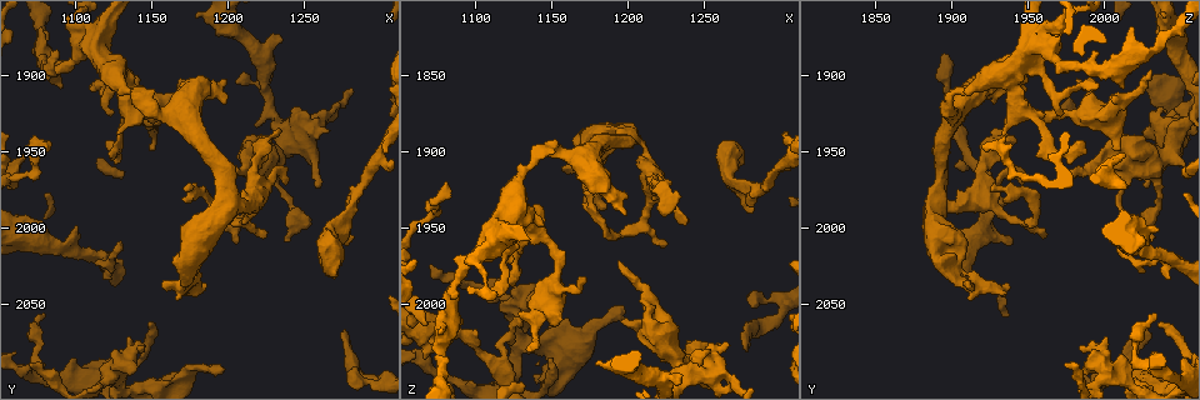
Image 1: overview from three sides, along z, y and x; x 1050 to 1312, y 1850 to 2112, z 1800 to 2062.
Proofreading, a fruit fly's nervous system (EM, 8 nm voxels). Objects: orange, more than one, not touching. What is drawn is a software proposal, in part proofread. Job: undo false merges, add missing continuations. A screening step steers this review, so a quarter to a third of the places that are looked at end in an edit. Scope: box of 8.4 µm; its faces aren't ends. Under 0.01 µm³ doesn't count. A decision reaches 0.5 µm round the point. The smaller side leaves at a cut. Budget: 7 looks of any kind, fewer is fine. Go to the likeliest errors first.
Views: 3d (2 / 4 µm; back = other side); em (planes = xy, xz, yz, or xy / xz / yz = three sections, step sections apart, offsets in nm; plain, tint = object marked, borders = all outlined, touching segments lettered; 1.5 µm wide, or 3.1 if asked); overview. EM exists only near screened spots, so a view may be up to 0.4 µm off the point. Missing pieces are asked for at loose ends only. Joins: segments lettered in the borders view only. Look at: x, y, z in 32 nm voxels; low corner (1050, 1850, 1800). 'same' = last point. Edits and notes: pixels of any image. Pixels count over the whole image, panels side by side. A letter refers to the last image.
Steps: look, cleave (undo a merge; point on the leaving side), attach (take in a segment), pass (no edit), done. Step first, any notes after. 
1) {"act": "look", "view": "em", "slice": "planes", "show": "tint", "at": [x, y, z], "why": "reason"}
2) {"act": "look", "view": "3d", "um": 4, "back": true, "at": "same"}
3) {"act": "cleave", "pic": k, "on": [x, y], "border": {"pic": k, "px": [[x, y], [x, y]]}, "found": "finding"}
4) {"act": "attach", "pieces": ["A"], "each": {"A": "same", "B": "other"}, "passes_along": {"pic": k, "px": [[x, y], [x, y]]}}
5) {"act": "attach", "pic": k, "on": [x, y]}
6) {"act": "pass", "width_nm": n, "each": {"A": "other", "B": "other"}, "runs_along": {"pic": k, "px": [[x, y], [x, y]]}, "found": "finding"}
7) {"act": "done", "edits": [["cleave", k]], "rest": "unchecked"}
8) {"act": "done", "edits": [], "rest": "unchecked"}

{"act": "look", "view": "3d", "um": 4, "at": [1276, 2068, 2028]}

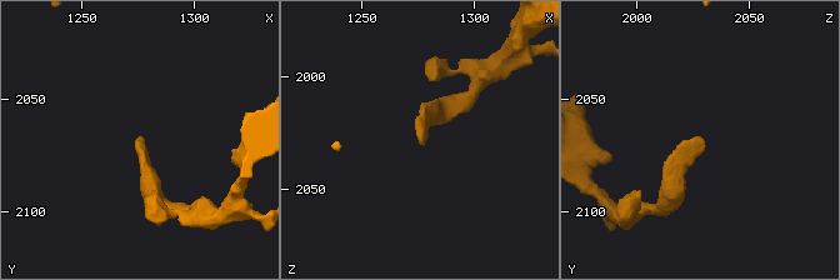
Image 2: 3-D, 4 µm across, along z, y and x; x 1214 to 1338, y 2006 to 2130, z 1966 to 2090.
{"act": "look", "view": "em", "slice": "planes", "show": "borders", "at": [1277, 2066, 2029], "why": "now the EM"}

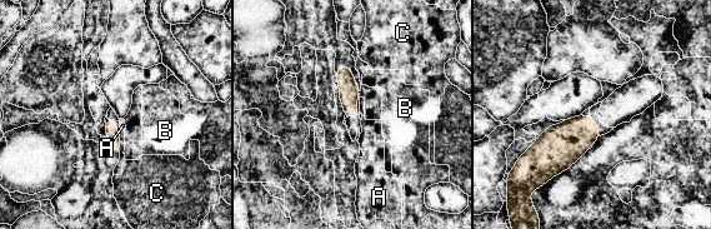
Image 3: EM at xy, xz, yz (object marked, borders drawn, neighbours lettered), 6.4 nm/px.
{"act": "pass", "each": {"A": "other", "B": "other", "C": "other"}, "border": {"pic": 3, "px": [[119, 137], [121, 142]]}, "found": "no lettered segment goes on from it"}

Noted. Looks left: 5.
{"act": "look", "view": "em", "slice": "planes", "show": "borders", "at": [1182, 1908, 1920], "why": "sudden change in width"}

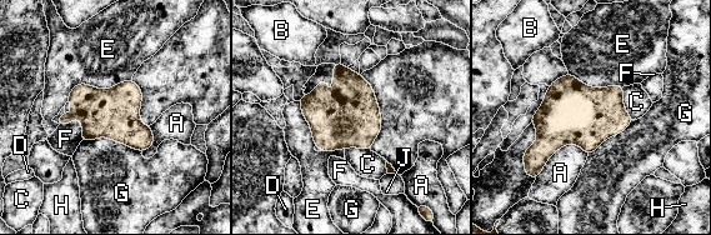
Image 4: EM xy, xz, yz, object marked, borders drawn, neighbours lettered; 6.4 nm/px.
{"act": "pass", "width_nm": 320, "each": {"A": "other", "B": "other", "C": "other", "D": "other", "E": "other", "F": "other", "G": "other", "H": "other", "J": "other"}, "border": {"pic": 4, "px": [[131, 79], [76, 84], [66, 101]]}, "found": "continuous, no second neuron"}

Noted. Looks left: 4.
{"act": "look", "view": "3d", "um": 4, "back": true, "at": [1224, 2000, 1960], "why": "thin end"}

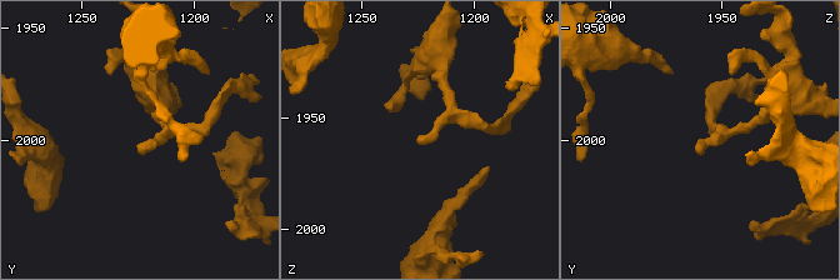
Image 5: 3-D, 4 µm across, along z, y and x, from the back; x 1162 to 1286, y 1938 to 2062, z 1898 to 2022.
{"act": "look", "view": "em", "slice": "planes", "show": "tint", "at": [1225, 2002, 1960]}

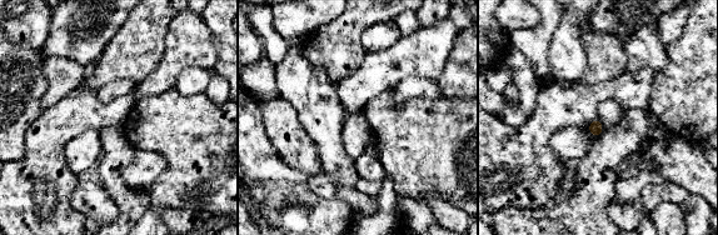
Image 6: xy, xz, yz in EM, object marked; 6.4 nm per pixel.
{"act": "look", "view": "em", "slice": "planes", "show": "borders", "at": "same"}

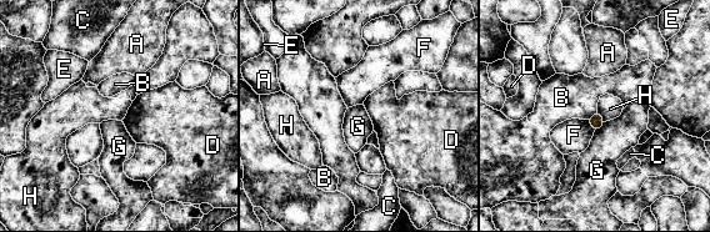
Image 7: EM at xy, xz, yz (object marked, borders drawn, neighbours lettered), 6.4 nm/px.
{"act": "pass", "longest_contact_nm": ["G", 100], "each": {"A": "other", "B": "other", "C": "other", "D": "other", "E": "other", "F": "other", "G": "other", "H": "other"}, "border": {"pic": 7, "px": [[596, 110], [586, 119]]}, "found": "none of them fits"}

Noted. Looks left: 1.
{"act": "done", "edits": [], "rest": "unchecked"}

